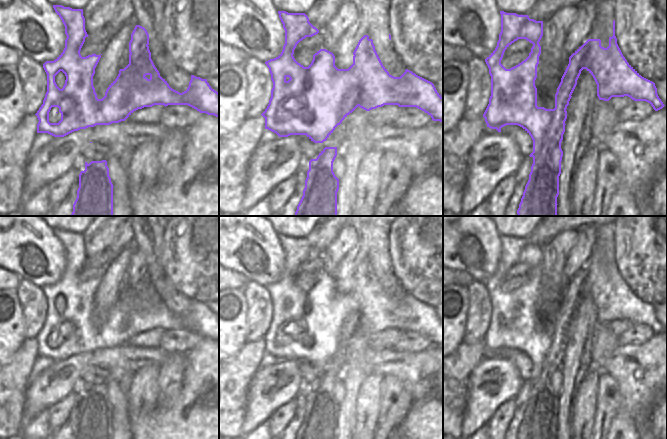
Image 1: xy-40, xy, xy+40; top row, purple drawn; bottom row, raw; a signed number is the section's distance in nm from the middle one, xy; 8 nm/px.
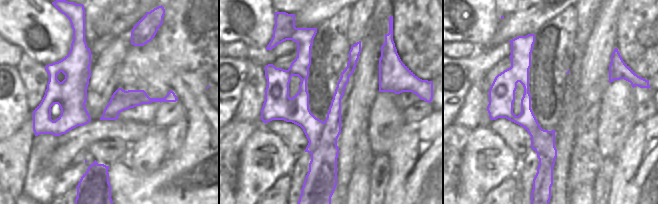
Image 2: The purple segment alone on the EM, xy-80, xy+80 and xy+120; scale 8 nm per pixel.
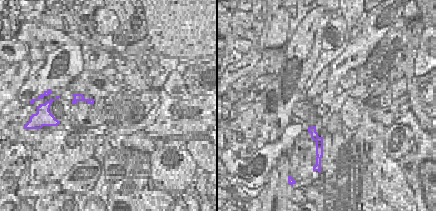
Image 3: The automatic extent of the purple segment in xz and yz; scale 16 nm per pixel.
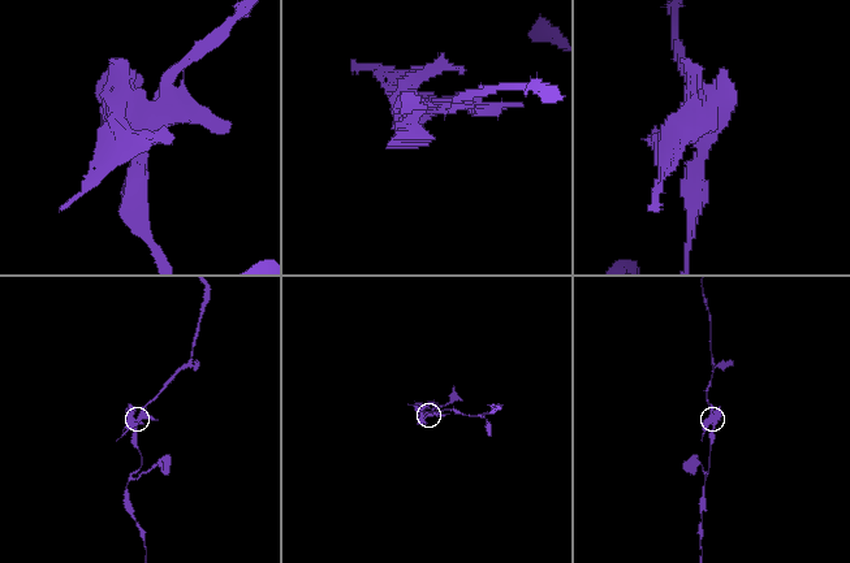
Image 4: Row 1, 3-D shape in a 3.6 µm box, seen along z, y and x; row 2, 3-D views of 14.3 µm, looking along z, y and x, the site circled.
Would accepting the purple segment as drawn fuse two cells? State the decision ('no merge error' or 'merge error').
merge error

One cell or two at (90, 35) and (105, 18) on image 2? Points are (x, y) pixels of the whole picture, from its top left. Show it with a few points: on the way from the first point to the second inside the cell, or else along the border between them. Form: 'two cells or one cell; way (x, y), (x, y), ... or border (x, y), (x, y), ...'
one cell; way (93, 31), (101, 22)

